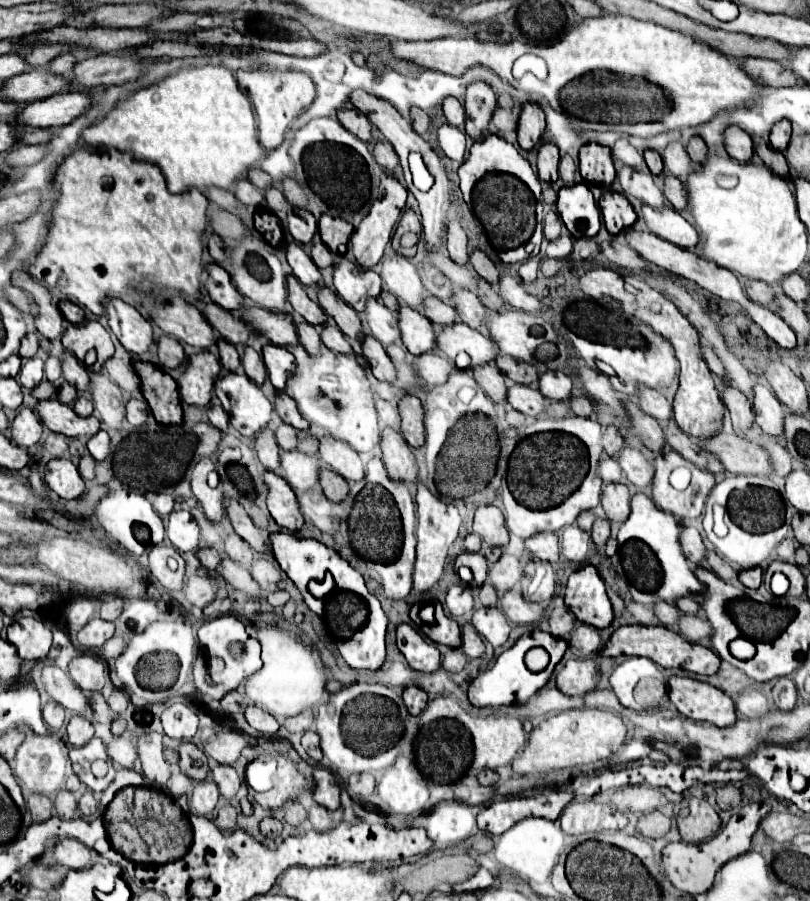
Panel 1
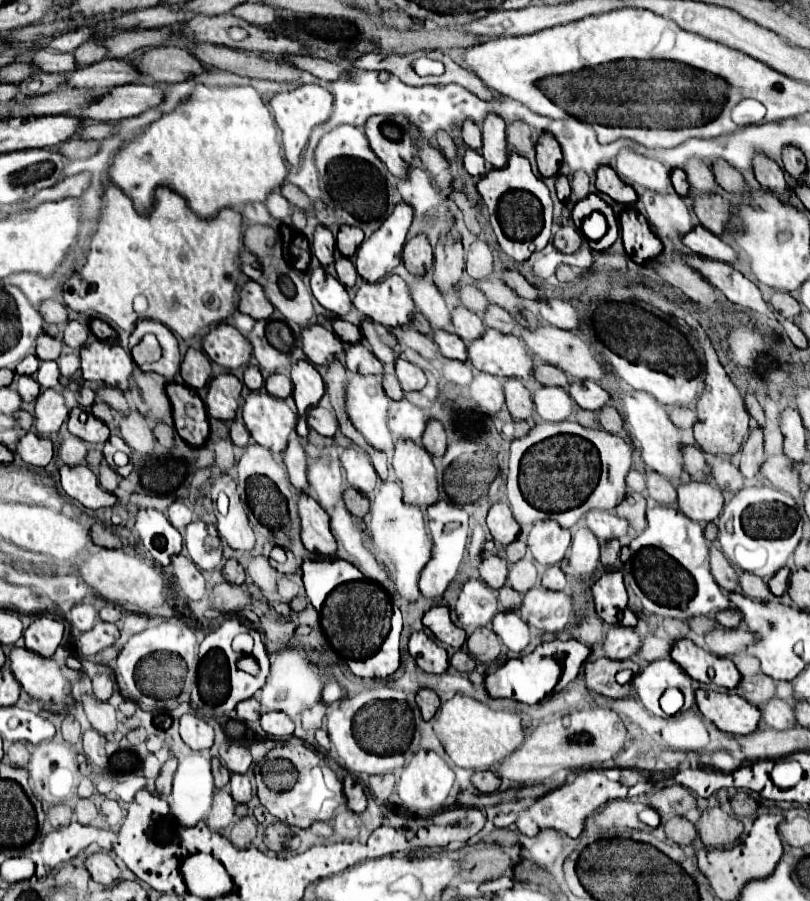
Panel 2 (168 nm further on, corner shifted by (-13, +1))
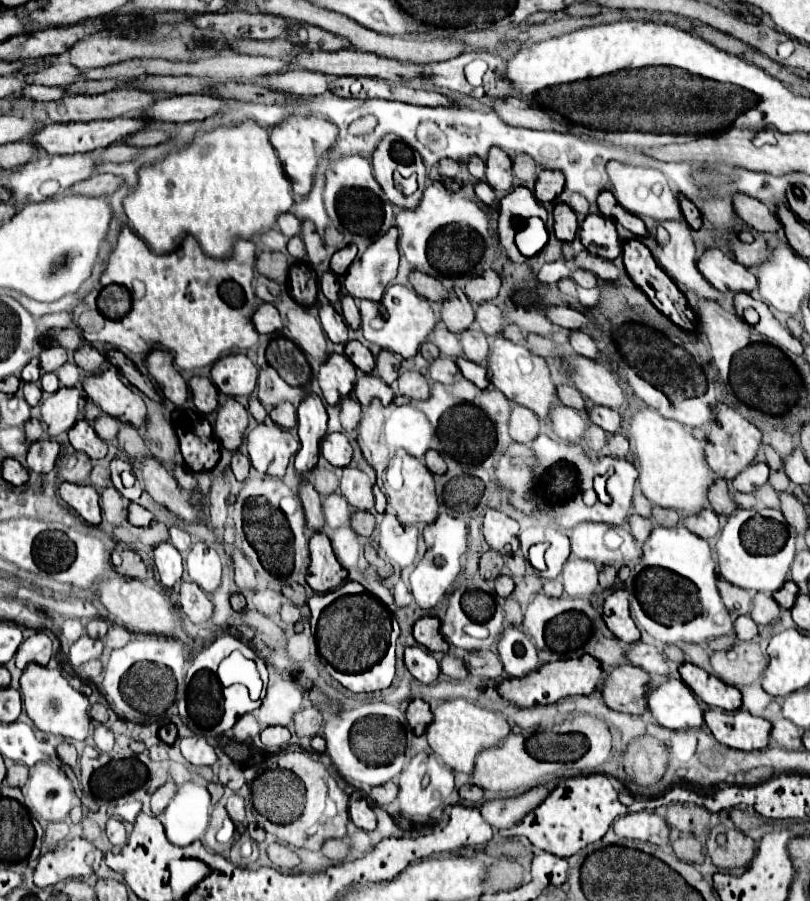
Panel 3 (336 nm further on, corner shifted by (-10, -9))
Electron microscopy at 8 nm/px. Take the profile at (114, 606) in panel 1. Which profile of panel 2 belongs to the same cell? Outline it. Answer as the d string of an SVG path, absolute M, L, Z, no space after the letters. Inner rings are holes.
M106 605L106 607L102 607L100 611L98 611L98 615L100 615L100 619L102 621L110 621L110 623L114 623L114 621L118 621L120 617L122 617L122 611L116 607L116 605Z

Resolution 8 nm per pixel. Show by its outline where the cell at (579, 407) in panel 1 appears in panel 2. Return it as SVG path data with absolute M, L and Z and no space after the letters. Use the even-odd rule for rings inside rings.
M604 407L602 411L600 411L600 425L602 425L602 429L604 431L608 431L608 433L614 433L614 435L620 435L622 431L624 431L624 421L622 421L622 417L618 415L618 411L614 409L614 407Z

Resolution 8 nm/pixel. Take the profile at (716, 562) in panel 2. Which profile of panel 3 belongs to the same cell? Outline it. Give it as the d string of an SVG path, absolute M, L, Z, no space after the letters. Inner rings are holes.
M719 579L717 587L719 587L719 593L721 593L721 599L723 599L725 607L731 613L747 615L751 611L751 593L749 591L741 589L741 587L735 587L733 583L727 583L725 579Z

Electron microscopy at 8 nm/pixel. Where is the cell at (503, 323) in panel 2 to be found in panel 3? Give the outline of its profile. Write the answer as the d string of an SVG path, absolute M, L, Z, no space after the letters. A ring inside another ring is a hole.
M507 323L507 325L503 327L501 335L503 335L505 339L513 341L513 343L521 343L521 341L523 341L523 337L525 337L525 335L519 331L519 327L515 327L515 325L511 325L511 323Z

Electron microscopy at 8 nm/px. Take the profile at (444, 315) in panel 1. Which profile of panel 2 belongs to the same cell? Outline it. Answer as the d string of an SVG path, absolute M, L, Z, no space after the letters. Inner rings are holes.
M464 305L454 307L452 311L452 323L456 329L456 335L468 345L470 341L476 341L478 337L482 337L482 331L486 331L484 321L474 313L468 311Z

